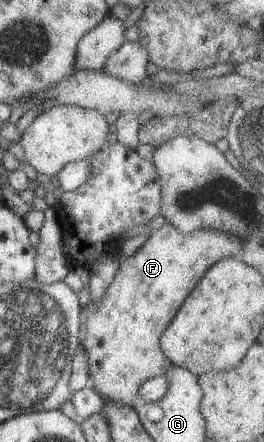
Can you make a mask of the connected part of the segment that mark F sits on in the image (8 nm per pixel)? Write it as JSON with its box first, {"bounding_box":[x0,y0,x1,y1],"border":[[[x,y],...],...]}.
{"bounding_box":[78,223,246,407],"border":[[[164,223],[154,230],[144,245],[134,255],[121,258],[104,297],[97,302],[89,302],[80,309],[80,320],[83,339],[78,342],[85,349],[89,374],[93,381],[93,389],[107,402],[120,402],[122,405],[136,407],[138,403],[138,386],[152,376],[166,374],[172,367],[171,361],[162,353],[159,346],[159,335],[174,317],[176,309],[182,305],[184,297],[194,289],[196,281],[219,259],[227,258],[246,245],[230,232],[214,228],[198,228],[183,234],[172,224]]]}

